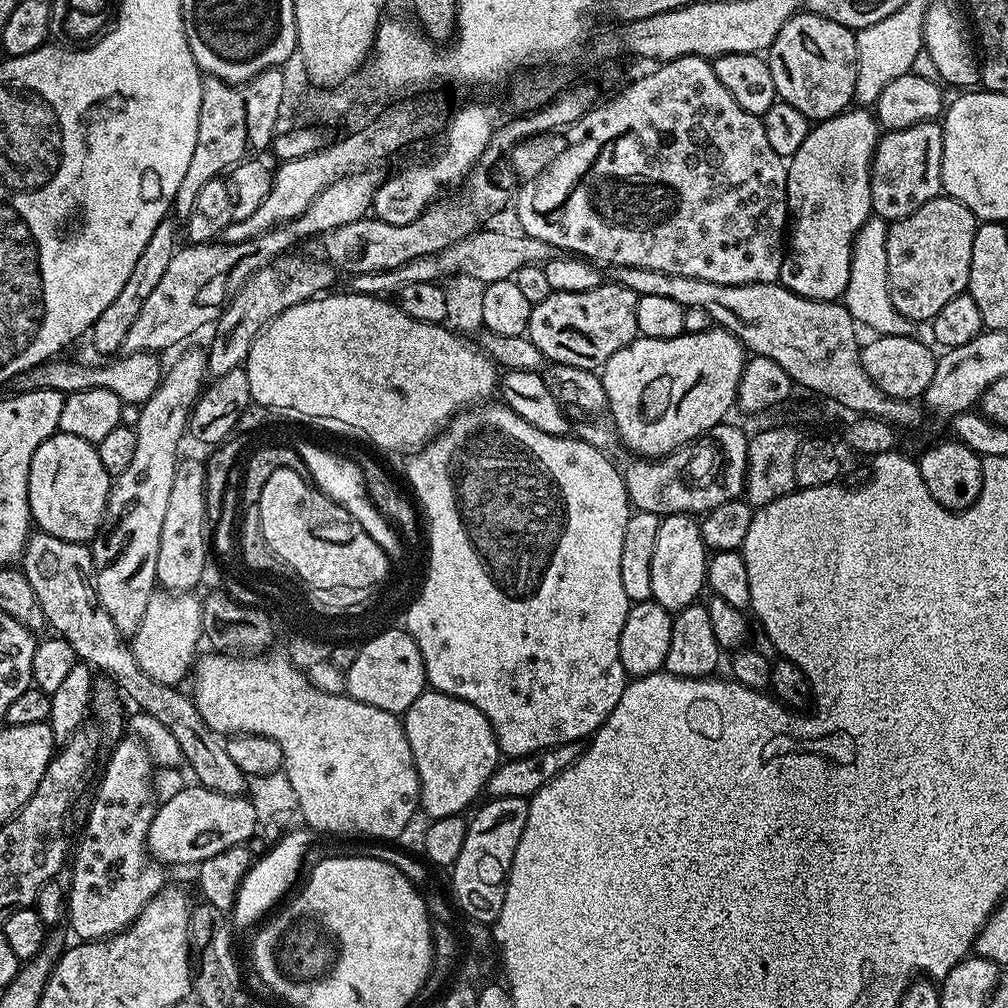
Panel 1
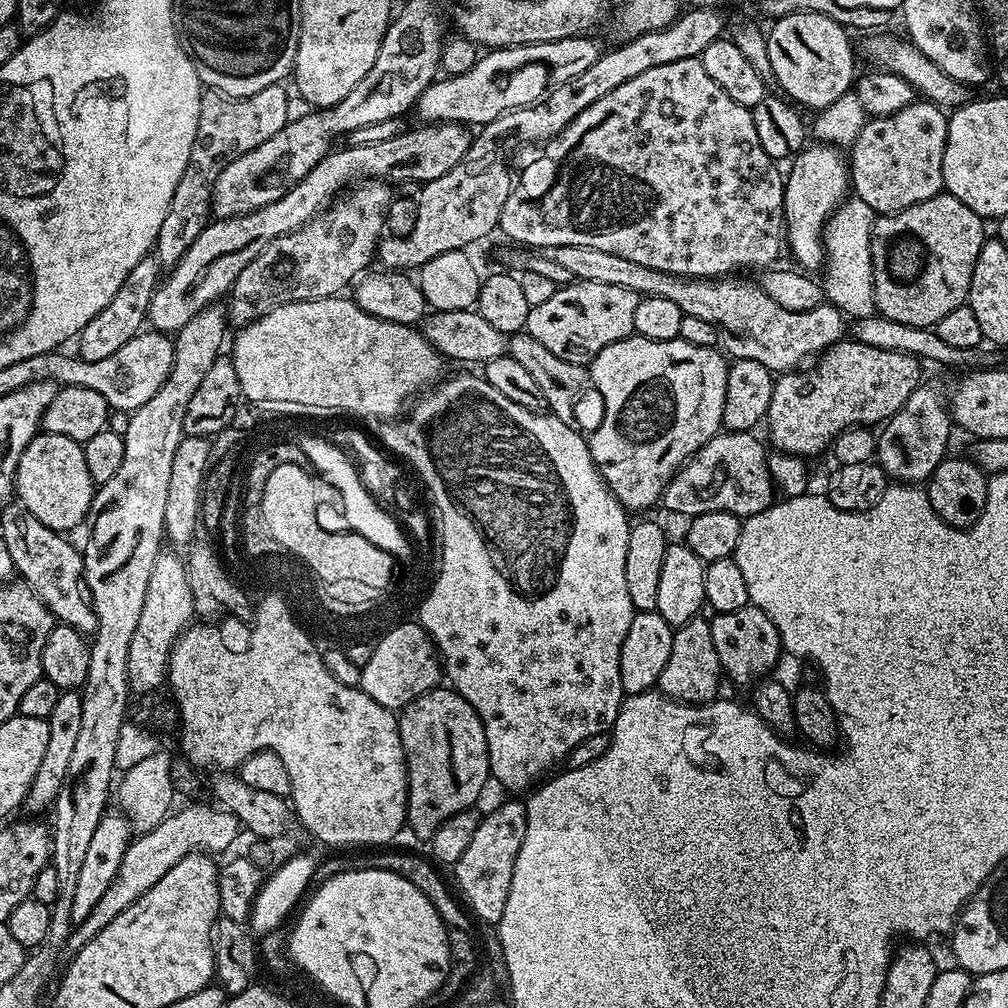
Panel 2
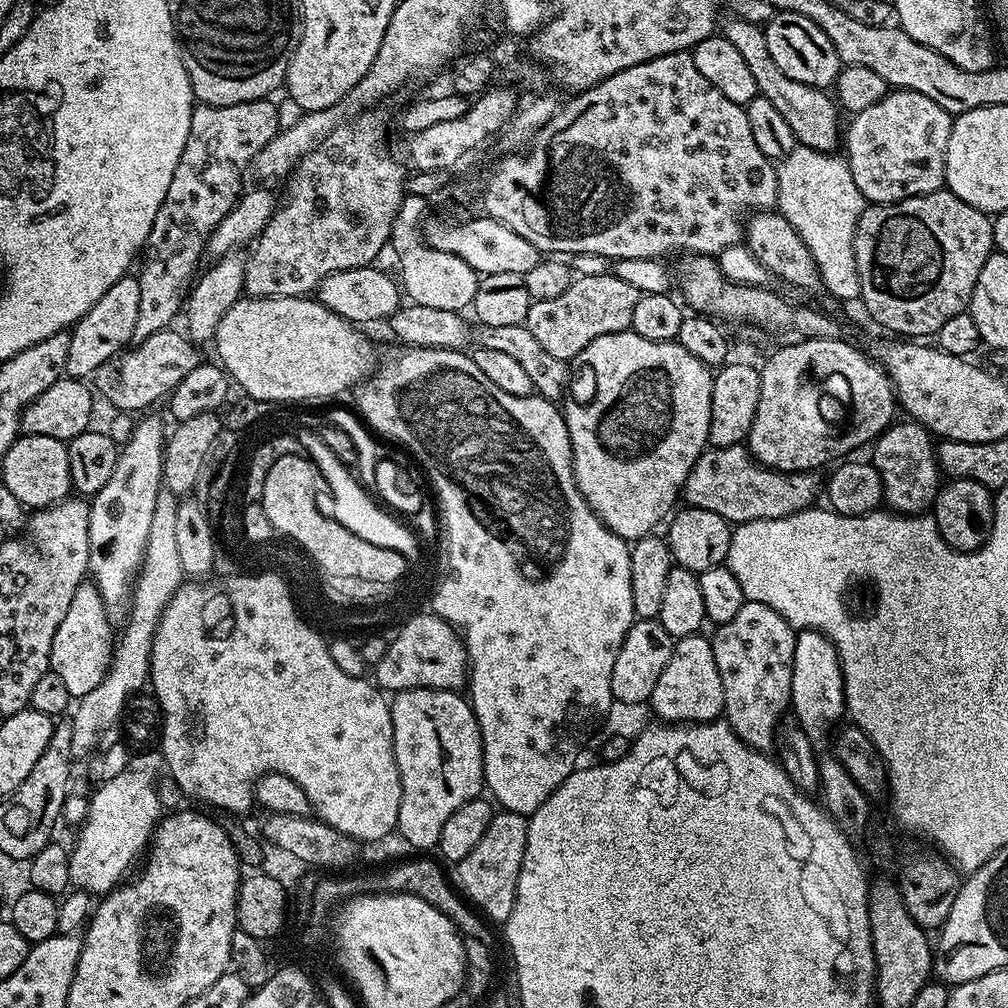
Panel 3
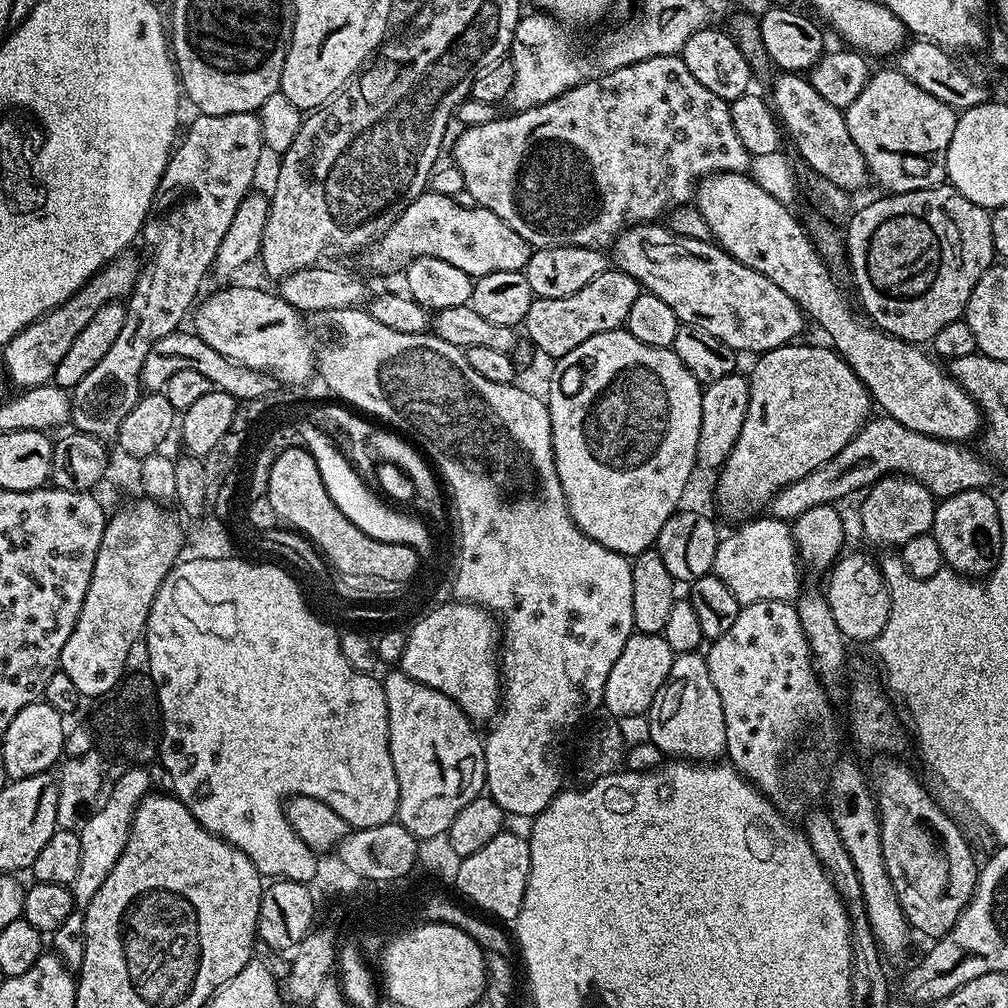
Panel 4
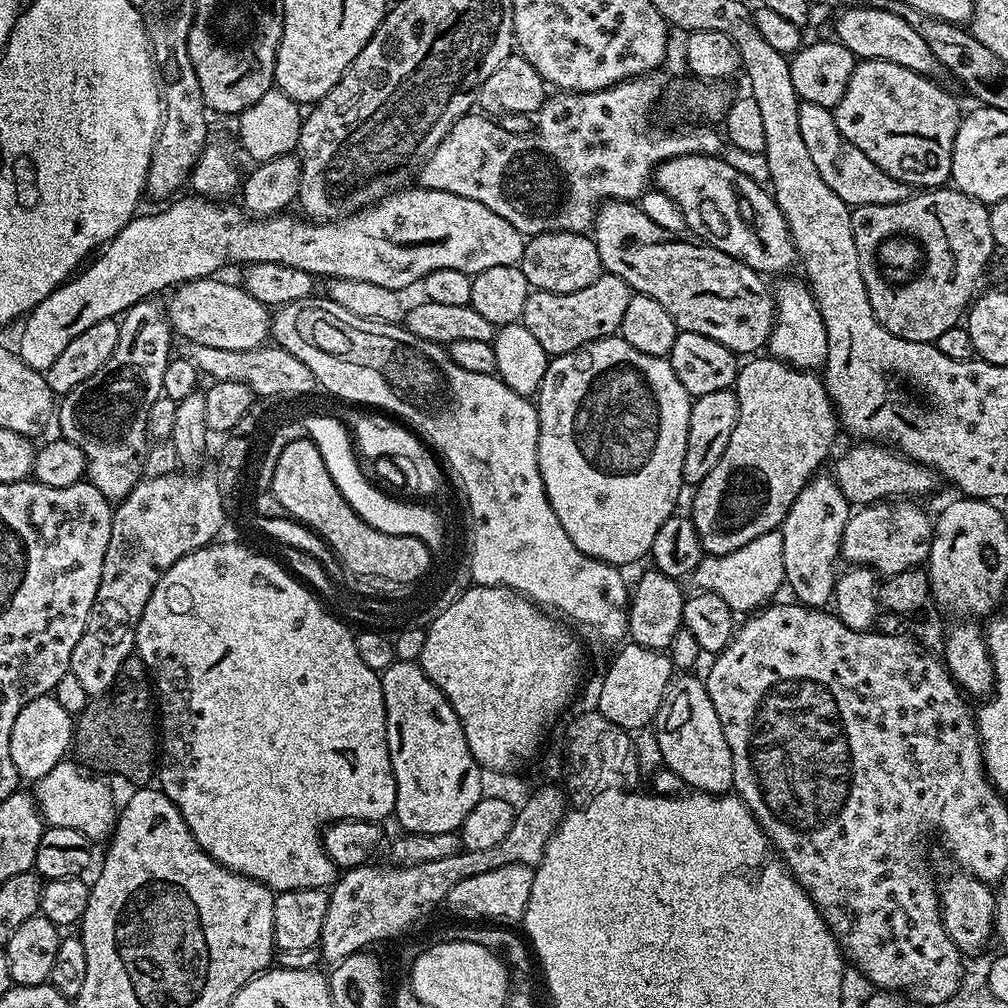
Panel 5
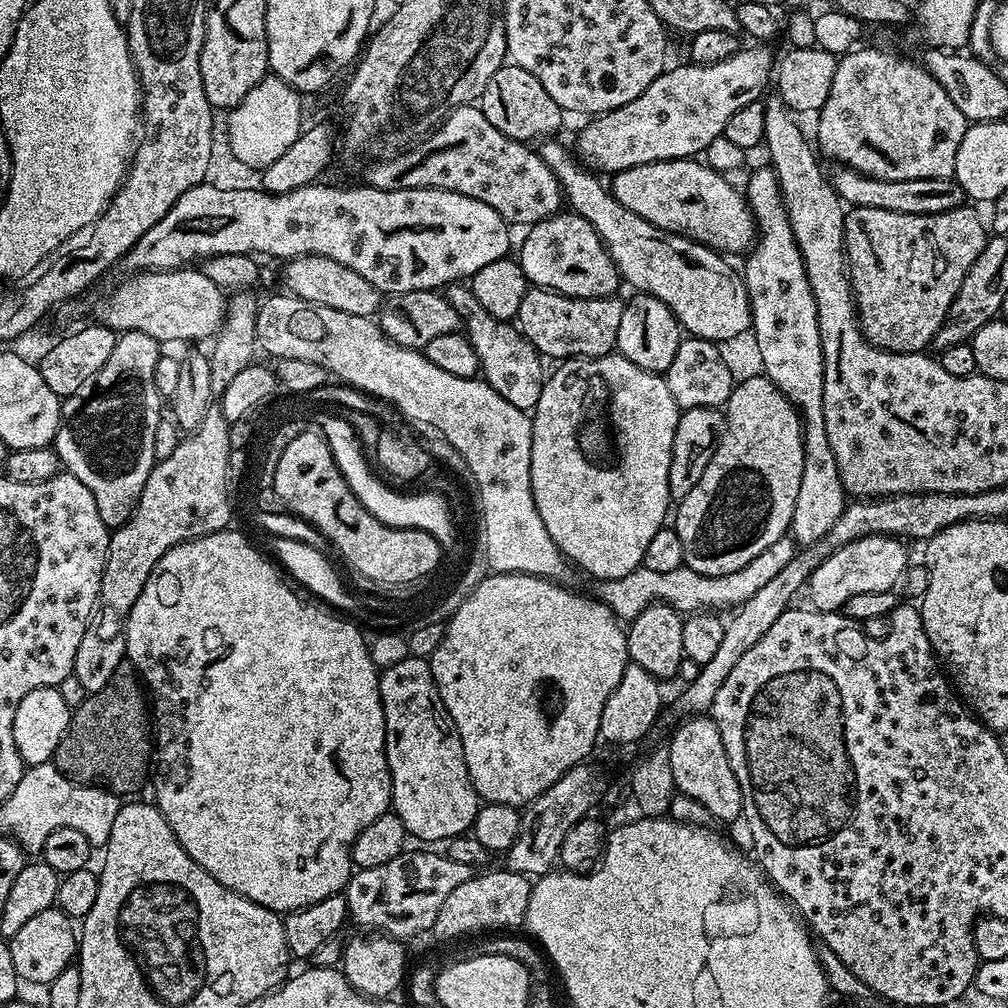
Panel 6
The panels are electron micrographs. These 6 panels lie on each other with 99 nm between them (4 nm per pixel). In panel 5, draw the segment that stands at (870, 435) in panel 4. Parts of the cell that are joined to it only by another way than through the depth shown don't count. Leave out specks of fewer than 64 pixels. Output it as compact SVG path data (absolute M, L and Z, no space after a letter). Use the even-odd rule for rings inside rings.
M856 442L849 452L836 460L834 479L849 505L863 506L887 501L889 498L920 498L928 496L936 488L938 477L931 468L916 464L899 451L875 442Z

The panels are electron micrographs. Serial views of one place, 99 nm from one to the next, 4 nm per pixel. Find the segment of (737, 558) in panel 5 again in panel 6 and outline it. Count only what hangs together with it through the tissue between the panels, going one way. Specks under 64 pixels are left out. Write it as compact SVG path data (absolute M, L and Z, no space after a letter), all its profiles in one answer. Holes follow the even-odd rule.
M779 540L774 542L774 546L766 546L762 554L758 554L756 558L750 558L746 566L742 566L740 570L734 570L732 574L703 576L683 566L678 570L666 570L666 574L658 574L658 570L641 566L622 578L599 581L598 596L605 606L624 622L631 622L634 618L638 618L638 614L646 610L646 606L657 602L668 604L681 614L691 614L701 610L720 610L716 609L720 607L731 609L733 606L745 604L754 595L754 590L762 590L762 586L766 586L766 582L770 582L770 578L774 578L774 574L782 570L784 561L791 560L793 555L793 545Z

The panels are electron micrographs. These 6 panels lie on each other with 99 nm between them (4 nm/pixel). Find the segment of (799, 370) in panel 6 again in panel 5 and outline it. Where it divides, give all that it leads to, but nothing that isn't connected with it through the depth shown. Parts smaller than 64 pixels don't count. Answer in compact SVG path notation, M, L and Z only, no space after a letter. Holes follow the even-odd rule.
M784 280L774 288L776 318L766 345L767 355L780 360L791 368L805 370L823 369L828 357L829 340L826 338L825 322L821 311L803 281ZM817 474L809 480L798 498L794 498L778 529L782 534L784 583L789 589L792 587L795 603L817 610L827 609L833 603L833 588L838 577L836 560L841 559L840 543L850 515L848 499L835 479L824 475Z

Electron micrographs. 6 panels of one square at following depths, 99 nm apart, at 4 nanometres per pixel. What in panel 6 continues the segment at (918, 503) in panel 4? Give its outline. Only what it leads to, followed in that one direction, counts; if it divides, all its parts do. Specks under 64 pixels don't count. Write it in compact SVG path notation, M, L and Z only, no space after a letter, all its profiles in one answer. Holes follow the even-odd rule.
M879 534L862 536L832 552L808 577L806 593L812 599L811 607L818 612L834 612L843 609L845 602L856 594L893 591L908 564L908 548L904 544L907 543L903 539Z

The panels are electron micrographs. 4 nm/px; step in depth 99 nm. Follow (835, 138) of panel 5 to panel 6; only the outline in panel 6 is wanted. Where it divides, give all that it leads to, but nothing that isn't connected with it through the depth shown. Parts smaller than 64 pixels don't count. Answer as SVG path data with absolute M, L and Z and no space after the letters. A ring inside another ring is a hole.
M847 166L833 167L830 179L845 205L874 210L894 210L898 214L942 214L965 203L962 186L954 178L906 178L879 180Z

